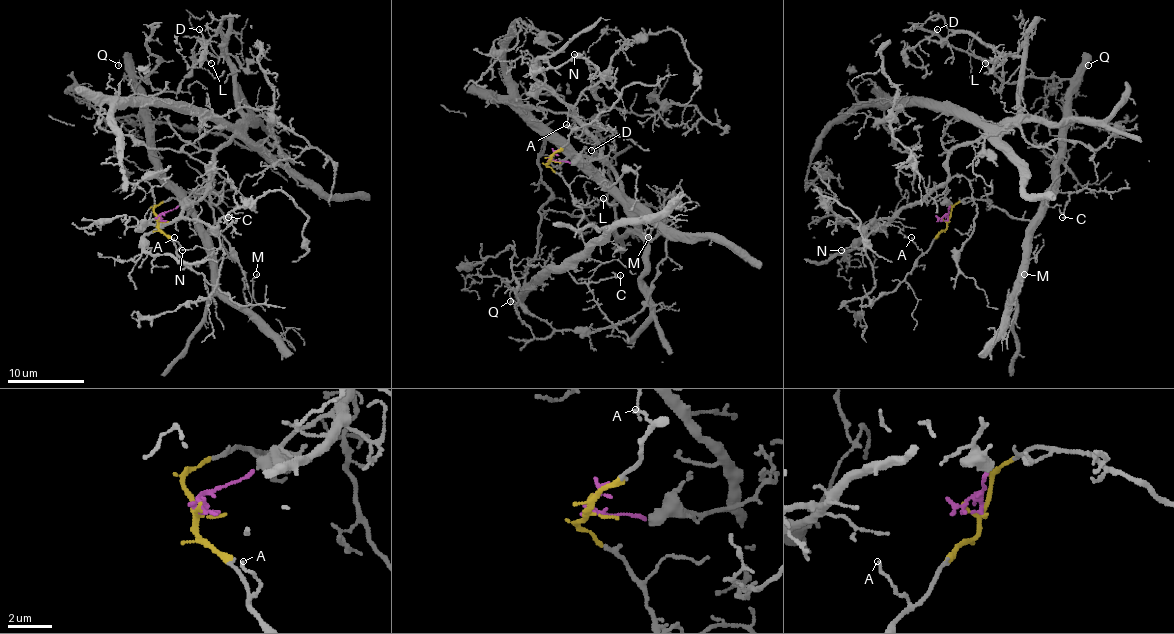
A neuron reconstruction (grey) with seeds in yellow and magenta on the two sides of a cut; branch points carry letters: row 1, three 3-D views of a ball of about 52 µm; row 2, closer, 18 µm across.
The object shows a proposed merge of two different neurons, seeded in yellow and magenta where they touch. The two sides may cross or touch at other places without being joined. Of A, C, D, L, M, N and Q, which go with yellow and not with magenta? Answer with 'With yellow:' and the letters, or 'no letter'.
With yellow: A, C, L, M, Q

